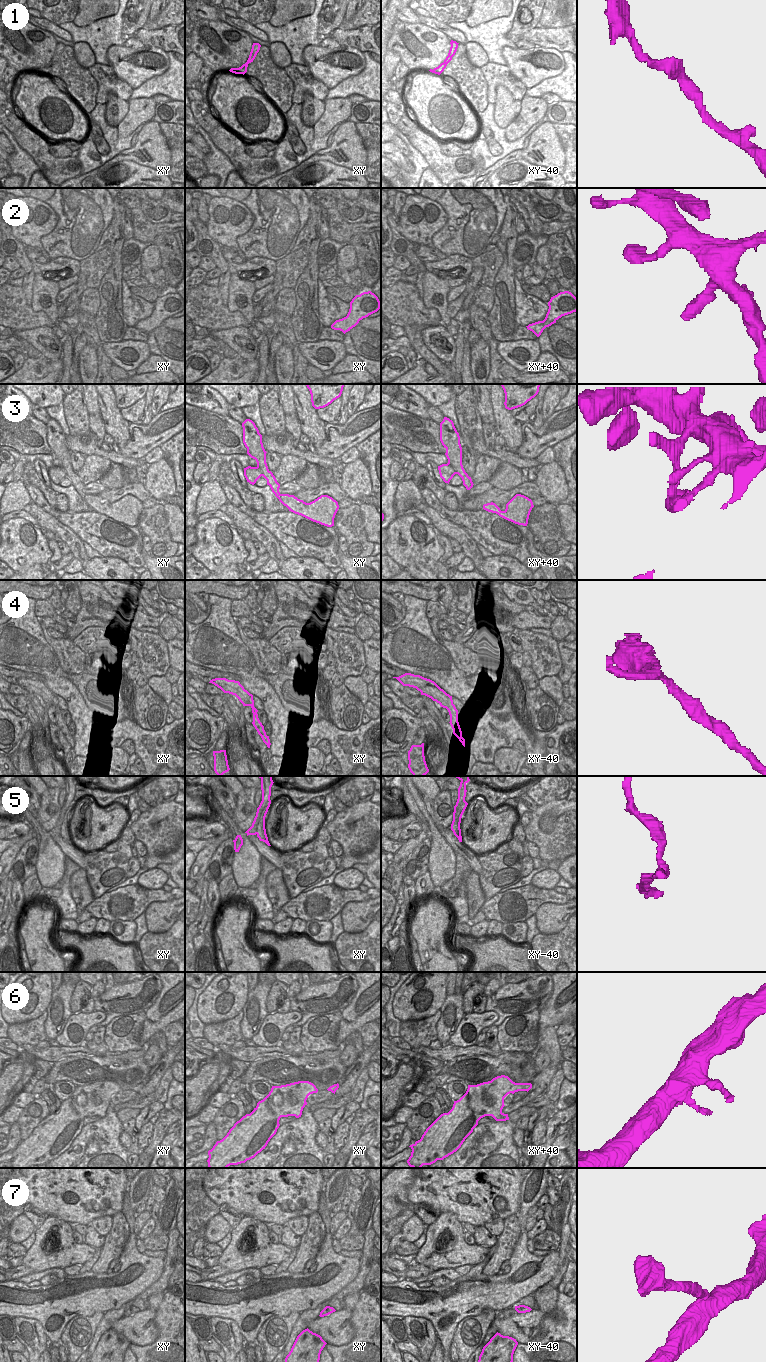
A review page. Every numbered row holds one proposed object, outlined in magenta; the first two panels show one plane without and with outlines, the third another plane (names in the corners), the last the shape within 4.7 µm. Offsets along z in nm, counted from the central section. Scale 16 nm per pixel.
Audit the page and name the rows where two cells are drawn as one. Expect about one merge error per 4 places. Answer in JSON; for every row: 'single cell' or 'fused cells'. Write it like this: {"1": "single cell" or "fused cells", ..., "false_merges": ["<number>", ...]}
{"1": "single cell", "2": "single cell", "3": "single cell", "4": "single cell", "5": "fused cells", "6": "single cell", "7": "single cell", "false_merges": ["5"]}

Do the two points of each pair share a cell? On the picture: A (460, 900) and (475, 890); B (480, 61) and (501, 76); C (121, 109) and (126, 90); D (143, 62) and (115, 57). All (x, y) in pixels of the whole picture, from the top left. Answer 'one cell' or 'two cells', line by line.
A: two cells
B: two cells
C: two cells
D: one cell

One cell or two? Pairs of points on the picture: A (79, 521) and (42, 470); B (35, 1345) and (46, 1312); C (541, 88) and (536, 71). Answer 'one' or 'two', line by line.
A: two
B: two
C: two

